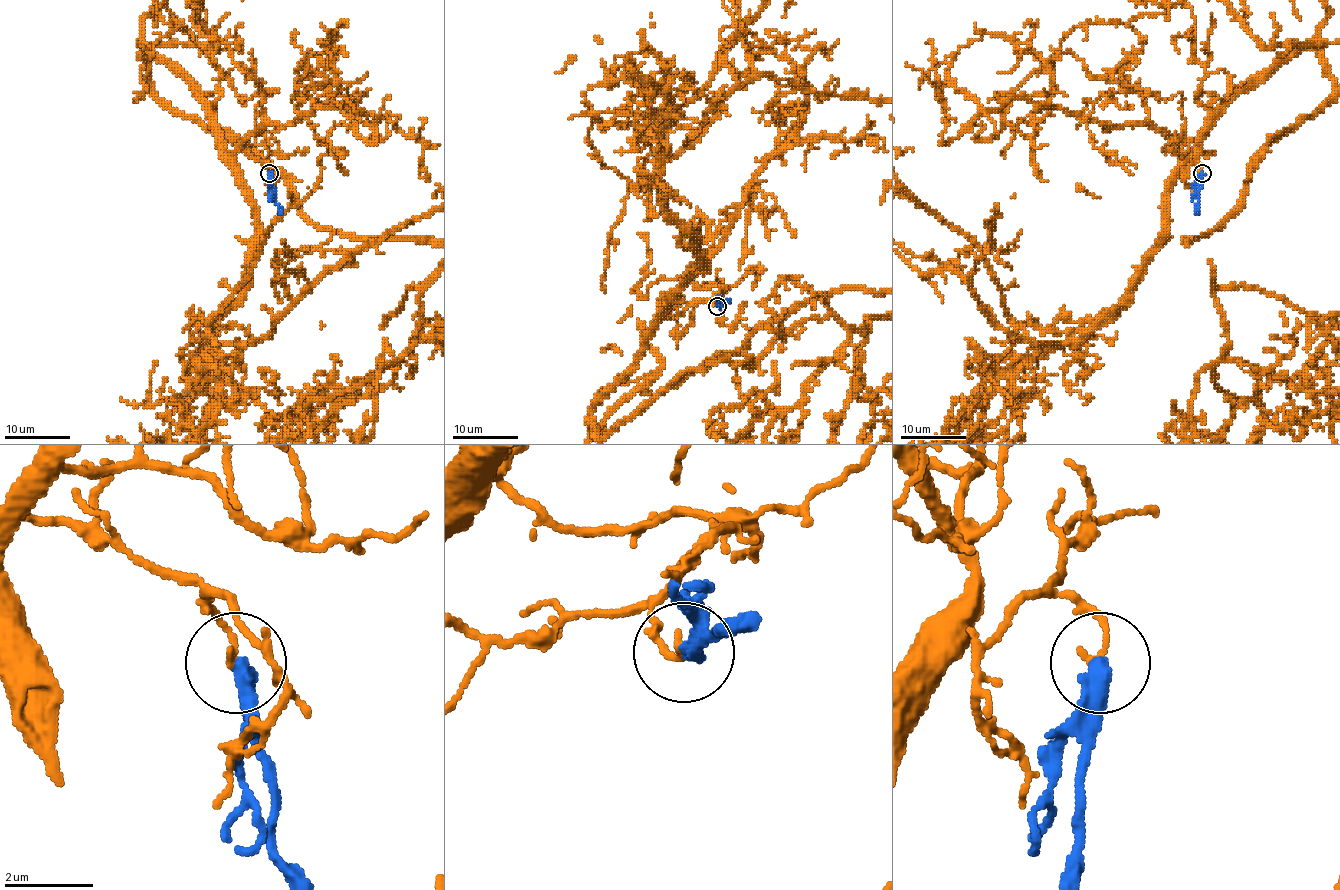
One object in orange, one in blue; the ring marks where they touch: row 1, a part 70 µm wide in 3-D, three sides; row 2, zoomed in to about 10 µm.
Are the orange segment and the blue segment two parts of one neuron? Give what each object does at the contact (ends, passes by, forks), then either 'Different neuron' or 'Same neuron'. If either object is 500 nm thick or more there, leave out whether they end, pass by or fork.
At the ring orange ends. At the ring blue ends. Different neuron

